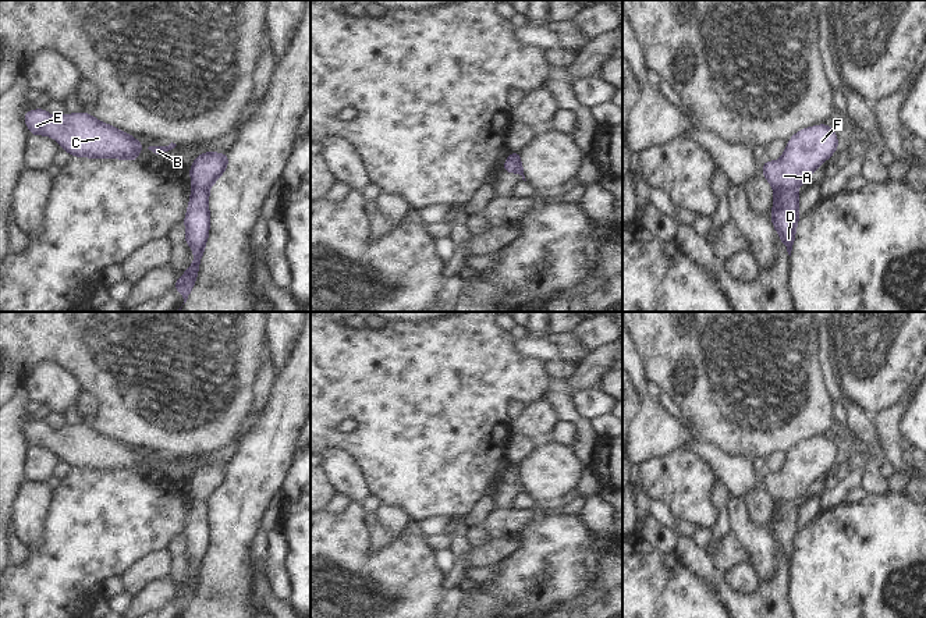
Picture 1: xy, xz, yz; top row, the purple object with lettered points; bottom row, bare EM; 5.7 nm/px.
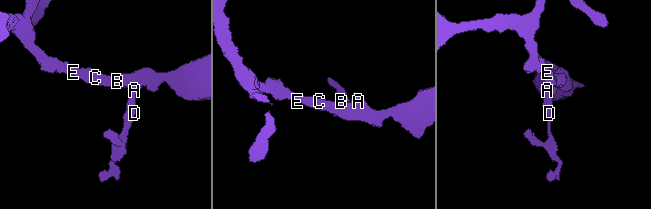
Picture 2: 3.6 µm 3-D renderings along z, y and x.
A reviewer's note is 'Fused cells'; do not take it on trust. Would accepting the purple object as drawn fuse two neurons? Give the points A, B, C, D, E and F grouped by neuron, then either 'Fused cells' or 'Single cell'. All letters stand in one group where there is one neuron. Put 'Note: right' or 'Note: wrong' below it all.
Groups: A B C E F / D. Fused cells
Note: right

